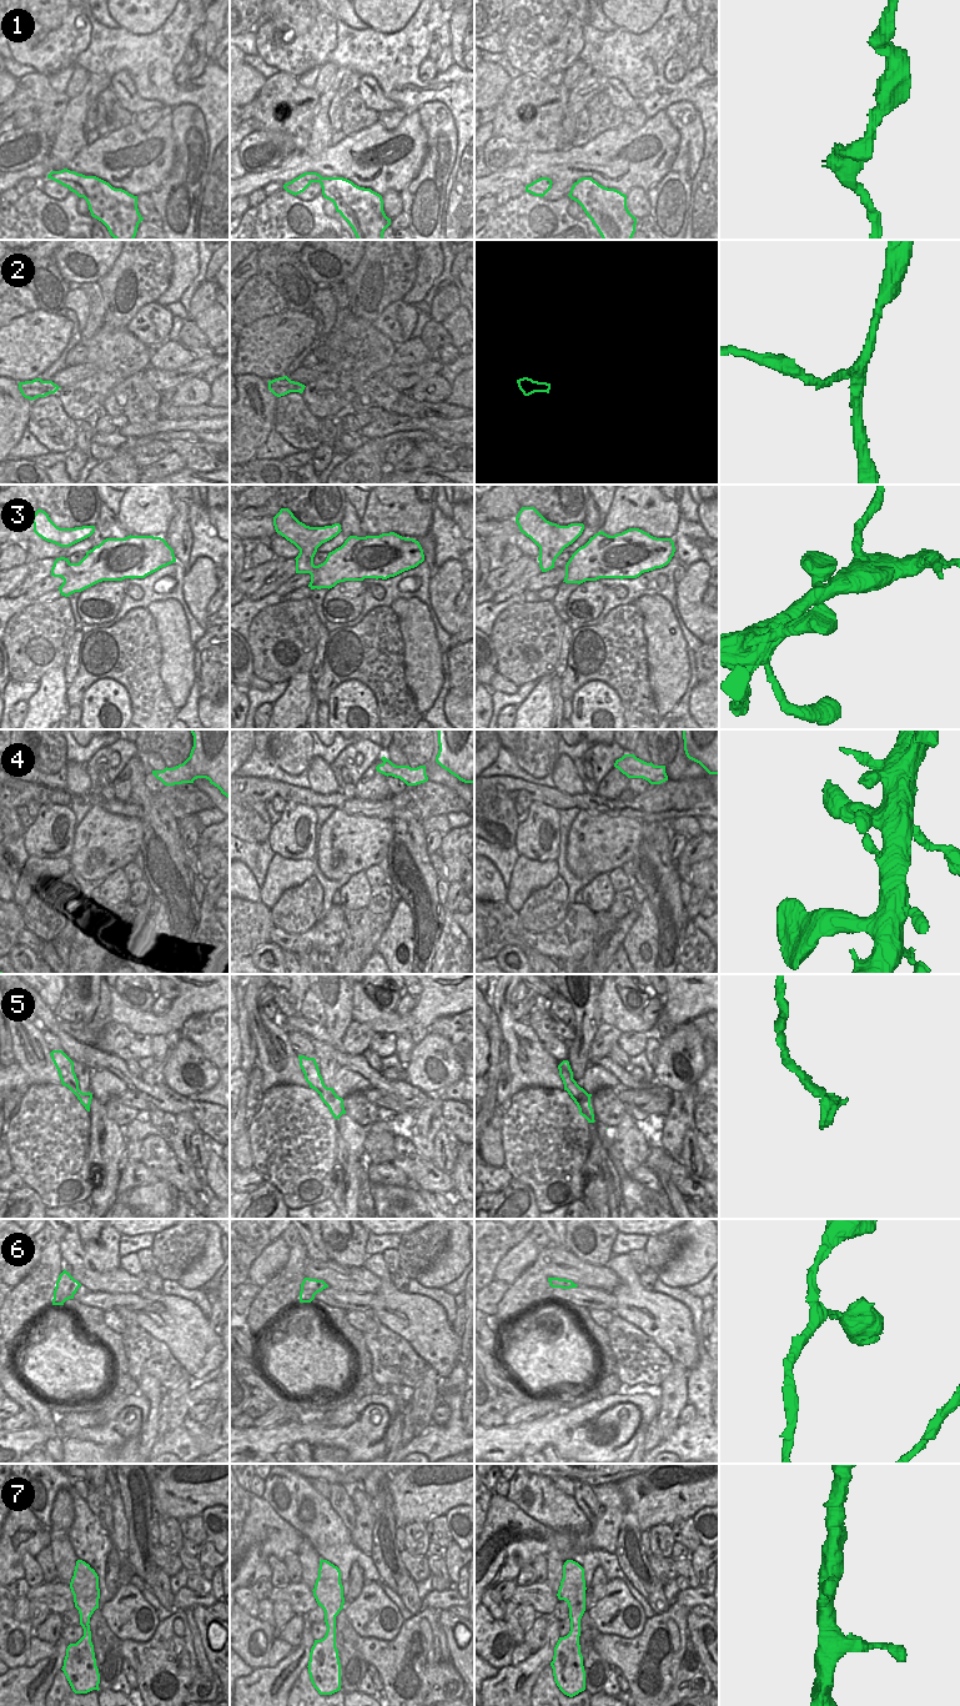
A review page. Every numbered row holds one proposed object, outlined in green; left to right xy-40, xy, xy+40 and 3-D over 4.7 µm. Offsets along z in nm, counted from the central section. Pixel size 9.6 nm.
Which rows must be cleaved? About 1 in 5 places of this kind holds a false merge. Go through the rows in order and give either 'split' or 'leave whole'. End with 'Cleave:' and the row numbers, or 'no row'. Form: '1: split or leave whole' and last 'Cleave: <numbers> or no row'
1: leave whole
2: leave whole
3: leave whole
4: leave whole
5: leave whole
6: leave whole
7: leave whole
Cleave: no row

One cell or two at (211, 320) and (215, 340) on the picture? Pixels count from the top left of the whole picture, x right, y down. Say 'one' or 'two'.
one

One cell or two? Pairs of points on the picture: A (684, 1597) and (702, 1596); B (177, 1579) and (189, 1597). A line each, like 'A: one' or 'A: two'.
A: one
B: two

